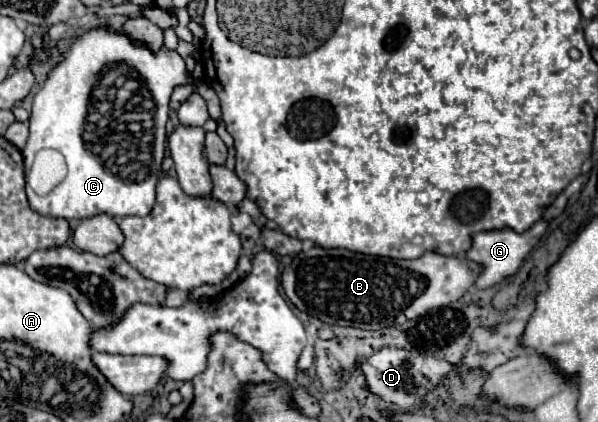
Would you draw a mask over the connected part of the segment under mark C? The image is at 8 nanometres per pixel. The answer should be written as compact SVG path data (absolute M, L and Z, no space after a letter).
M112 25L86 29L70 45L68 55L50 71L44 85L34 95L30 113L30 135L22 151L26 173L30 171L36 151L50 147L58 149L66 157L68 175L48 195L38 195L27 186L30 207L42 215L64 219L86 219L98 213L108 213L112 217L148 215L154 205L154 187L166 149L170 97L176 87L186 83L202 85L202 81L196 79L192 71L188 71L184 59L176 51L166 47L162 47L160 51L152 51L146 43L136 43L130 35L118 33L118 29L114 29Z

